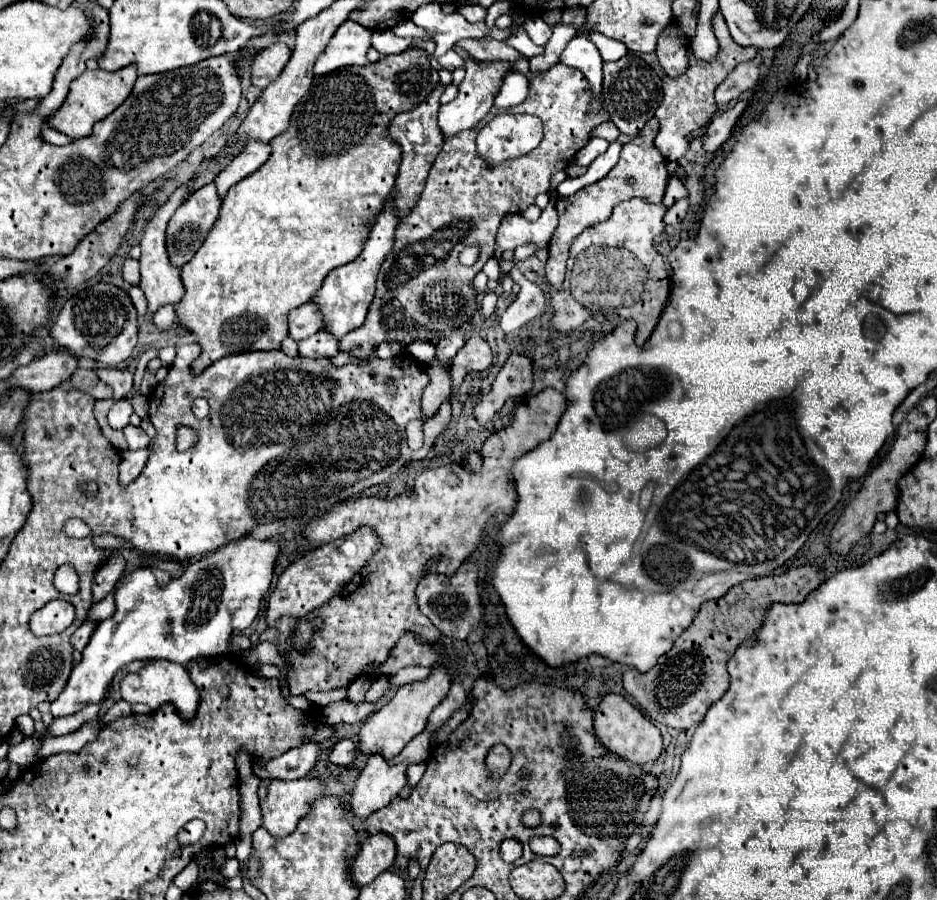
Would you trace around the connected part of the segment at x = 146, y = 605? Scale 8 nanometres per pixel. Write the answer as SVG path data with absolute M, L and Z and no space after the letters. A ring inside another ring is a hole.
M247 534L235 542L225 544L221 550L197 558L193 564L187 564L183 576L171 578L165 586L157 582L153 570L147 566L137 566L131 572L125 572L113 590L115 606L117 606L115 616L97 622L97 628L83 650L81 662L71 670L65 690L51 702L51 714L69 716L87 705L102 702L115 672L133 660L165 658L185 666L189 660L199 656L213 658L219 654L227 654L227 644L231 634L249 628L251 622L257 618L261 600L267 594L275 574L277 556L279 556L279 542L259 540Z

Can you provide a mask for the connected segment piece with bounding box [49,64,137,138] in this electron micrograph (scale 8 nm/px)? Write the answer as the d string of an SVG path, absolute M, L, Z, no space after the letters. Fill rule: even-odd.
M129 64L129 66L125 66L117 72L105 72L101 68L85 70L79 78L75 78L71 82L71 90L67 94L67 100L59 108L59 112L55 112L55 116L49 120L49 126L67 134L67 136L71 136L71 138L89 136L95 122L109 116L115 108L119 108L127 100L129 92L133 90L135 80L137 80L135 64Z

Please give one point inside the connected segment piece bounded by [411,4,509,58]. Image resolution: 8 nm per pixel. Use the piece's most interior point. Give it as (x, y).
(445, 29)

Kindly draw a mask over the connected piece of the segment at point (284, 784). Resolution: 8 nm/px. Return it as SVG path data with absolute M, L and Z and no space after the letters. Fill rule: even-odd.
M317 776L297 780L271 780L267 798L261 802L263 826L273 836L291 834L299 820L311 812L311 804L325 796L325 784Z

